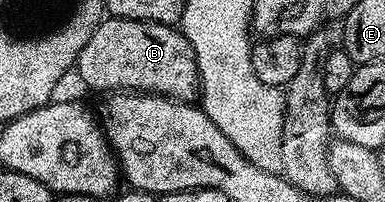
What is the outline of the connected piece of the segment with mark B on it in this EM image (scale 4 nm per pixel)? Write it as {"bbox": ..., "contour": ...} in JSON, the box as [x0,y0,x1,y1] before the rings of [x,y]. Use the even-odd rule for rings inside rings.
{"bbox":[75,17,199,100],"contour":[[[106,17],[83,44],[75,74],[93,90],[105,92],[152,92],[178,100],[193,100],[199,94],[197,57],[180,29],[158,22]]]}

